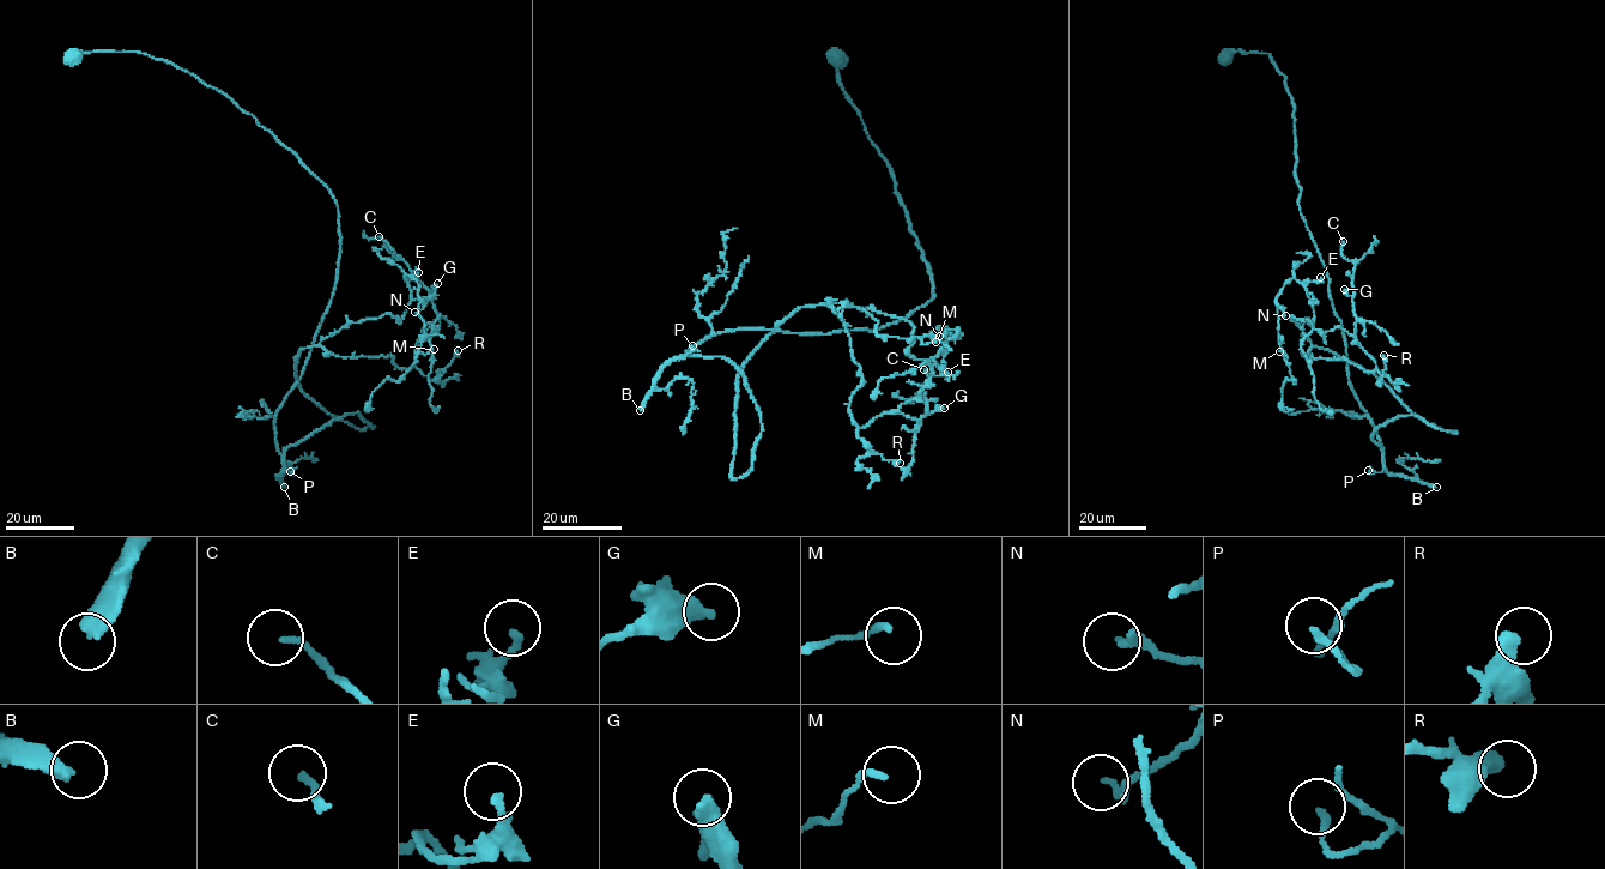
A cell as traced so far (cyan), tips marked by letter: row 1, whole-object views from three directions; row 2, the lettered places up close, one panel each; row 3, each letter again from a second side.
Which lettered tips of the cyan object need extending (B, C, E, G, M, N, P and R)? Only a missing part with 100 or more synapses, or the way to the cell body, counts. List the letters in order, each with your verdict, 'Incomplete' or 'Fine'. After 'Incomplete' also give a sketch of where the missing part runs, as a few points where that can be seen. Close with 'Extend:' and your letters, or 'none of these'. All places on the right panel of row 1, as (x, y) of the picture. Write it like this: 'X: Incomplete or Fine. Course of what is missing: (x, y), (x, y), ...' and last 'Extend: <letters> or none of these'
B: Incomplete
C: Fine
E: Fine
G: Fine
M: Fine
N: Fine
P: Fine
R: Fine
Extend: B

